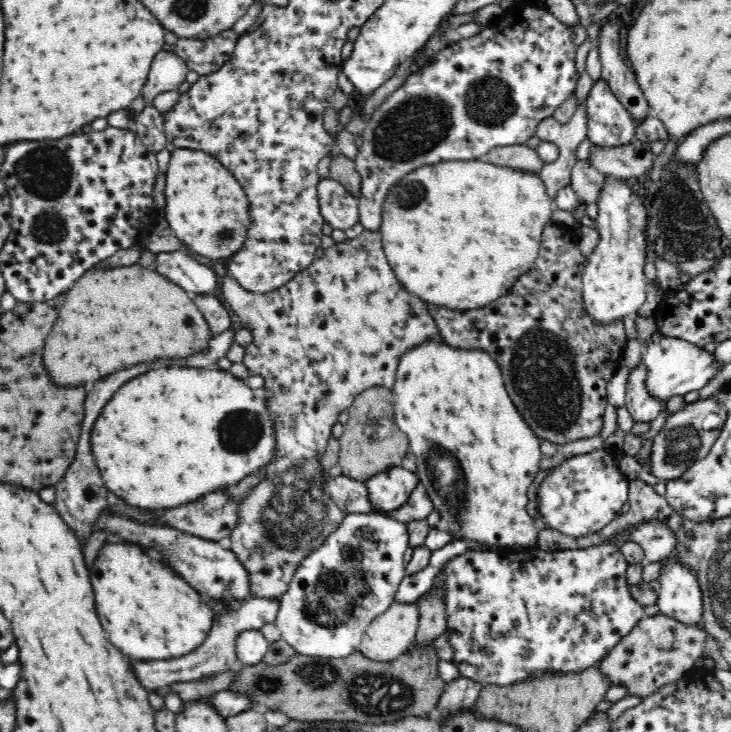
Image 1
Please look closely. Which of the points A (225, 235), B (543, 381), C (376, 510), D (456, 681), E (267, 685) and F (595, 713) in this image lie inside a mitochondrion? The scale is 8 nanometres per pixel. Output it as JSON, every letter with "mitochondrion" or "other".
{"A":"mitochondrion","B":"mitochondrion","C":"other","D":"other","E":"mitochondrion","F":"other"}

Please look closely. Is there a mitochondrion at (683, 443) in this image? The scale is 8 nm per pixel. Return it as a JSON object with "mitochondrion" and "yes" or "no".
{"mitochondrion":"yes"}

